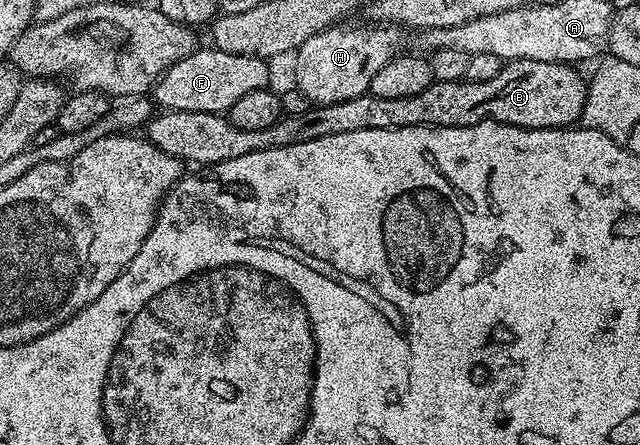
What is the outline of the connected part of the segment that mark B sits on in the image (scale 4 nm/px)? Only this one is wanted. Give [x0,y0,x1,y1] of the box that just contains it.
[145,60,589,168]

